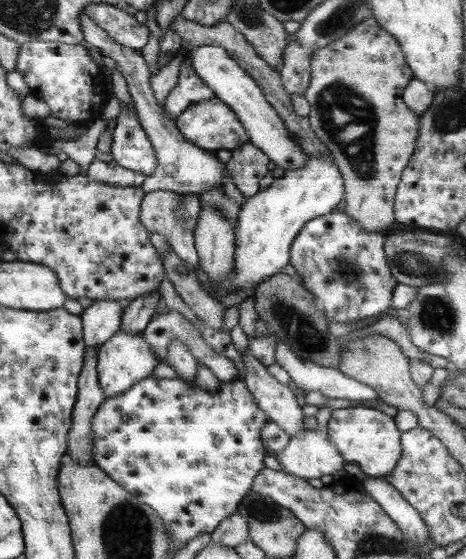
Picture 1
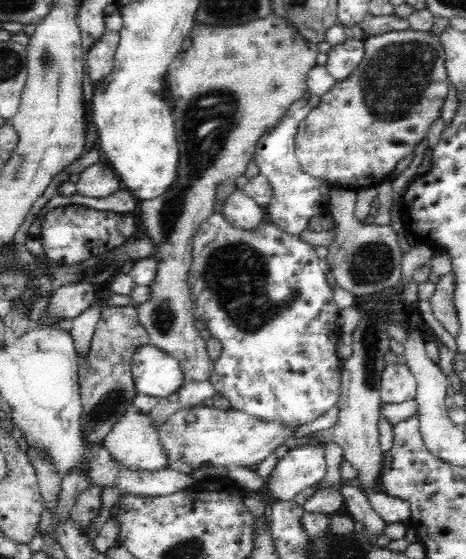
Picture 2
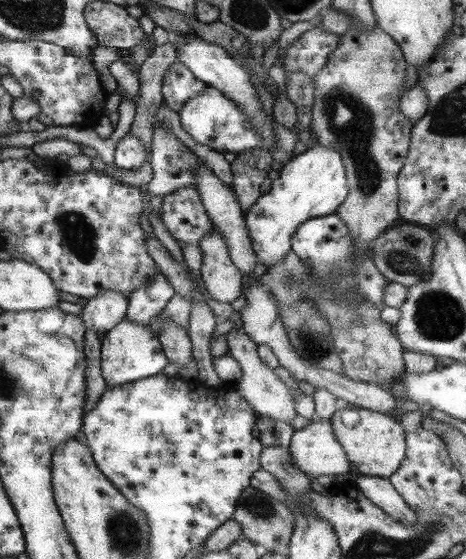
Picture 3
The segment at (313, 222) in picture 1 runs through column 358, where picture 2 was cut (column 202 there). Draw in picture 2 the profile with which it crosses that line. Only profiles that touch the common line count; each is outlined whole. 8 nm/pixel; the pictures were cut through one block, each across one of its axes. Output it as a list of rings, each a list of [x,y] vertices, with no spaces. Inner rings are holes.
[[[214,212],[208,220],[201,224],[201,227],[196,231],[196,236],[193,236],[193,260],[188,274],[195,319],[204,321],[211,337],[216,338],[222,345],[220,356],[215,360],[210,378],[215,393],[220,393],[228,399],[232,405],[231,409],[248,413],[250,416],[254,415],[263,421],[278,421],[278,423],[292,428],[296,428],[299,424],[308,424],[322,416],[328,409],[334,408],[339,400],[341,386],[342,359],[338,356],[337,341],[342,333],[337,326],[338,309],[334,301],[333,288],[327,282],[326,270],[319,262],[314,247],[314,245],[310,246],[309,243],[302,242],[298,235],[285,233],[268,220],[260,223],[253,231],[246,231],[246,229],[228,224],[223,214]]]

